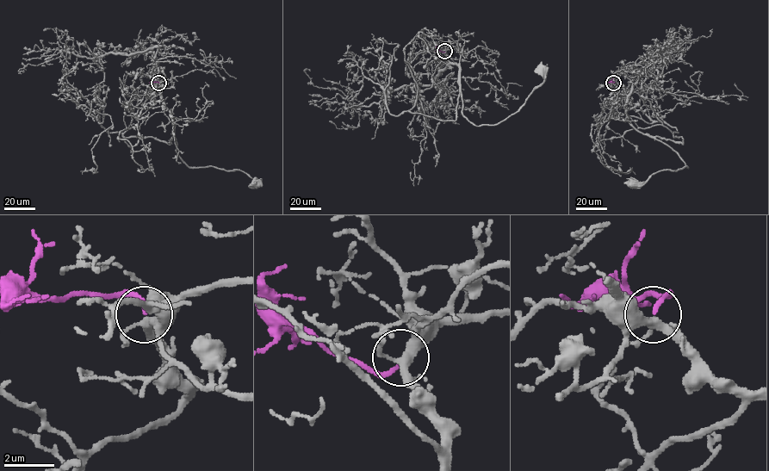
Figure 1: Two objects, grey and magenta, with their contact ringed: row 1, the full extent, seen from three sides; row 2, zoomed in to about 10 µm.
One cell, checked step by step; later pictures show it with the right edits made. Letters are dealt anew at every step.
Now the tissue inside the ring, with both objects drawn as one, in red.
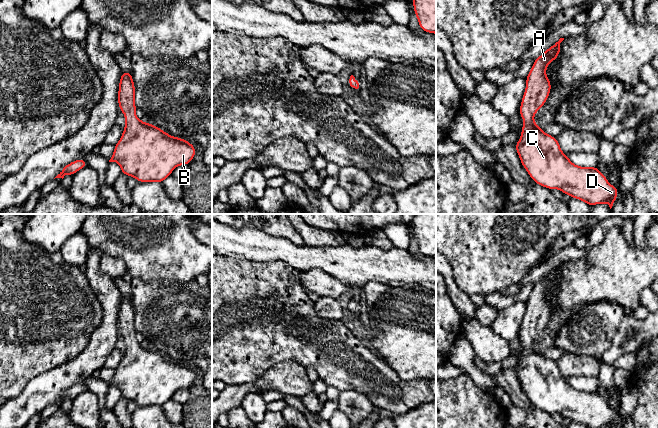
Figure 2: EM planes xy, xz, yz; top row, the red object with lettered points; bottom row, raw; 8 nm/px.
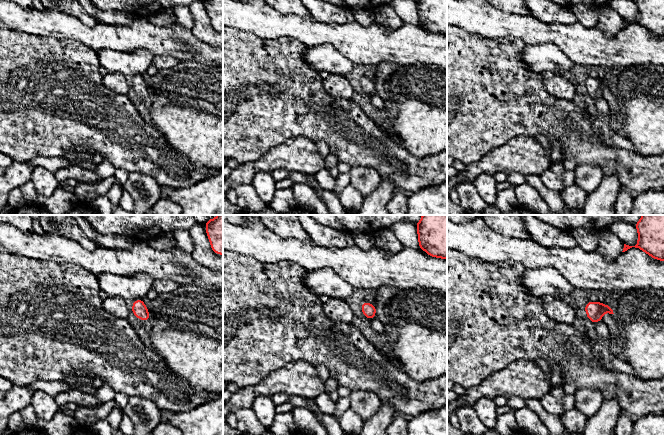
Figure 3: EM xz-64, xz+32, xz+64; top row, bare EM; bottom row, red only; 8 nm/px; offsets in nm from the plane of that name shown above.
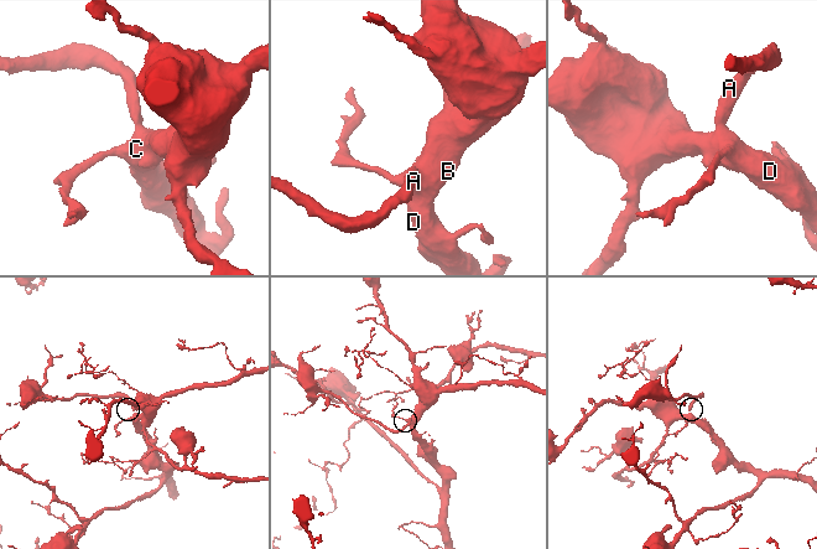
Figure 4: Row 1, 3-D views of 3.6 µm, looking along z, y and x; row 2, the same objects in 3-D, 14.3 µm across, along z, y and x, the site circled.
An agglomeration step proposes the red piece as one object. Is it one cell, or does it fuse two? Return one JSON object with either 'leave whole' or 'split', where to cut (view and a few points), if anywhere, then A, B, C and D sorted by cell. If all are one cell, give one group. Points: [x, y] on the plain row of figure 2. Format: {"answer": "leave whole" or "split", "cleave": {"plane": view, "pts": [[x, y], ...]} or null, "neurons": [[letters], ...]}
{"answer": "leave whole", "cleave": null, "neurons": [["A", "B", "C", "D"]]}

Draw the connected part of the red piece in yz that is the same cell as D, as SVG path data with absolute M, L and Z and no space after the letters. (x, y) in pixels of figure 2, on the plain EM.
M564 262L549 271L541 280L534 284L534 288L526 301L526 313L519 333L524 343L521 352L520 364L514 368L522 390L531 403L547 413L559 413L571 422L579 423L587 428L614 428L618 420L618 411L608 407L605 399L597 390L586 392L573 388L559 369L558 363L548 359L535 347L533 340L546 327L551 315L551 305L546 300L546 292L552 284L557 284L560 276L560 267Z

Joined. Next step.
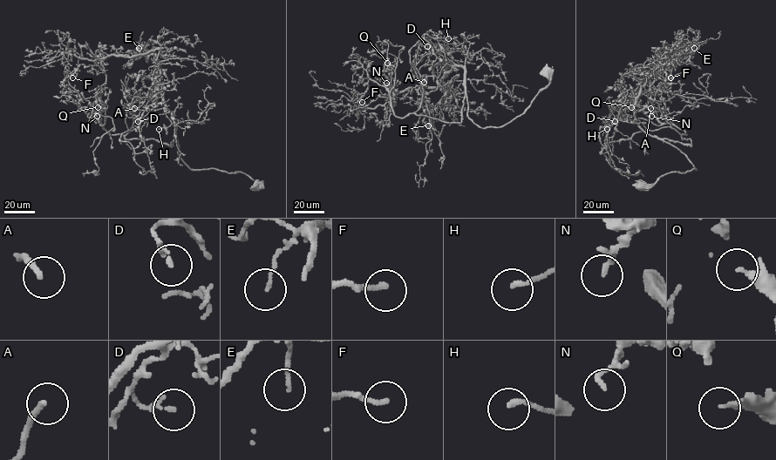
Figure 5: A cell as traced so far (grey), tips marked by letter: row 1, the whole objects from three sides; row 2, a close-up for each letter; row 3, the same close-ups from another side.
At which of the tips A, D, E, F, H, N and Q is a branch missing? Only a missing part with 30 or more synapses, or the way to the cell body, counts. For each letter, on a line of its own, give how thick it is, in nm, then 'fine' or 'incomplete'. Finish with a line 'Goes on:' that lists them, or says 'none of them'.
A: 200 nm | incomplete
D: 180 nm | fine
E: 100 nm | fine
F: 190 nm | fine
H: 180 nm | fine
N: 170 nm | fine
Q: 240 nm | fine
Goes on: A

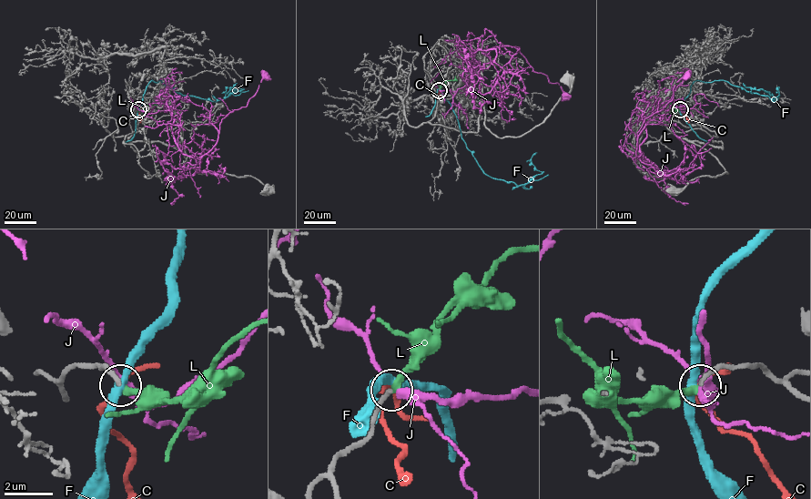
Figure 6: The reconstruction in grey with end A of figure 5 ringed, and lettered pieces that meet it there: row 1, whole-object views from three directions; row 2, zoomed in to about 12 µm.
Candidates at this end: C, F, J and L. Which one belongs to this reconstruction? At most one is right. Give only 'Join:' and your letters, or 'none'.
Join: L

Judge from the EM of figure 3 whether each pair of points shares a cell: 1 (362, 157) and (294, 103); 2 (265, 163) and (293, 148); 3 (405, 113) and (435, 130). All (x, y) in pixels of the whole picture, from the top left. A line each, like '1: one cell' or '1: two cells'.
1: one cell
2: one cell
3: one cell

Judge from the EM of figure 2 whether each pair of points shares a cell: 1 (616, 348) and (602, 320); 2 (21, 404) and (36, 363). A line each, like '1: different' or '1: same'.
1: different
2: different

